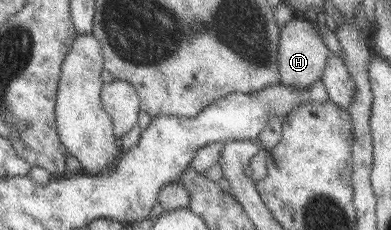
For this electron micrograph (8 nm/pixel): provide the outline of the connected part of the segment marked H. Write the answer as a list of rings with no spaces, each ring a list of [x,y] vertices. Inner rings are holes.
[[[295,16],[286,24],[279,27],[279,36],[276,46],[276,63],[278,63],[278,81],[287,87],[304,88],[312,82],[319,80],[329,50],[322,43],[322,38],[317,31],[313,20],[306,21],[301,16]]]

